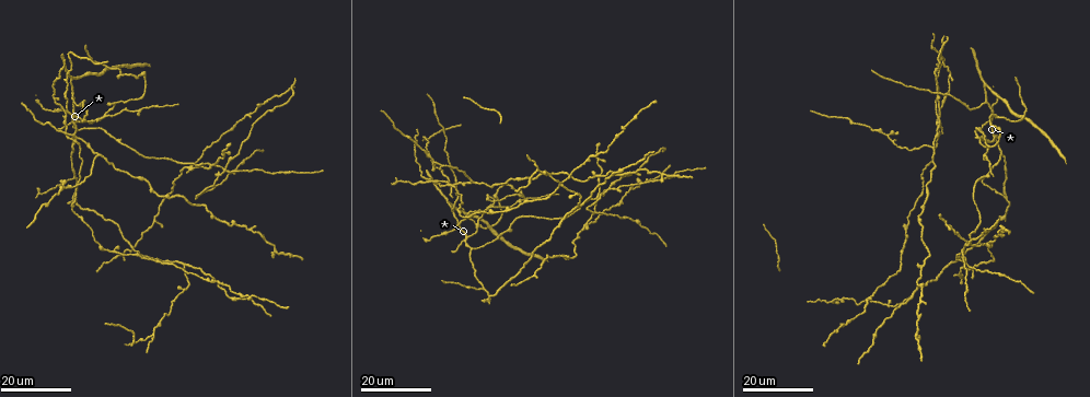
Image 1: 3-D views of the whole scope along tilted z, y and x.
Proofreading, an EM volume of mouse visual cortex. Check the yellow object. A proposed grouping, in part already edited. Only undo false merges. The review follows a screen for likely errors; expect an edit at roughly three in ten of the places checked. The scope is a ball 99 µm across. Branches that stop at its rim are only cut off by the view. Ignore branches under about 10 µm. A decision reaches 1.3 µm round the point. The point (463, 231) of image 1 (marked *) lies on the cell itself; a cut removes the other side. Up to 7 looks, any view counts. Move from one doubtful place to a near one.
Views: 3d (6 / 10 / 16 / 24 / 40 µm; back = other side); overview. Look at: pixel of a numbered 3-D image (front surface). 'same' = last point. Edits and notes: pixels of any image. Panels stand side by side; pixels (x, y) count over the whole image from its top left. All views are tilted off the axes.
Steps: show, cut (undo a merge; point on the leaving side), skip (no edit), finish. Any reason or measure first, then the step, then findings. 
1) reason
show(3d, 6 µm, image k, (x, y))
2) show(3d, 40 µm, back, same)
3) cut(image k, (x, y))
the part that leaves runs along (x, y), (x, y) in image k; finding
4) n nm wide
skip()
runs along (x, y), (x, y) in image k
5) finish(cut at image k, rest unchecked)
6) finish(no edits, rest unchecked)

small branch off a trunk
show(3d, 24 µm, image 1, (995, 135))

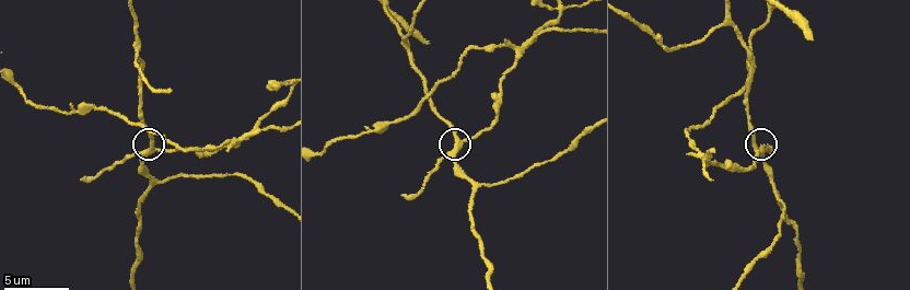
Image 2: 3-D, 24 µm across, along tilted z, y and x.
show(3d, 10 µm, image 2, (159, 150))

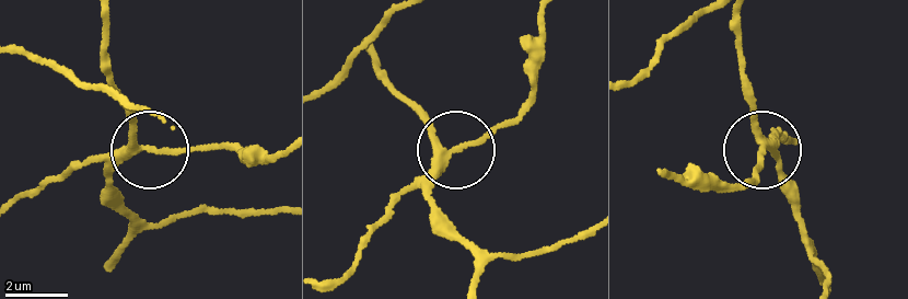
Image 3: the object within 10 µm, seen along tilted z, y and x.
3 arms
cut(image 3, (167, 149))
the part that leaves runs along (777, 142), (751, 180), (708, 186), (673, 174) in image 3; a second cell is stuck on

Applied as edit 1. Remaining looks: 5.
show(overview)

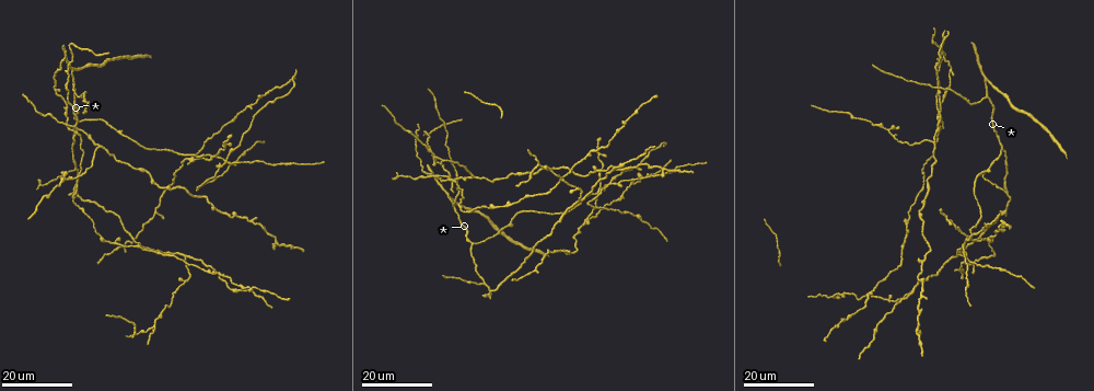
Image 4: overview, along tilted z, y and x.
a fork
show(3d, 16 µm, image 4, (998, 144))

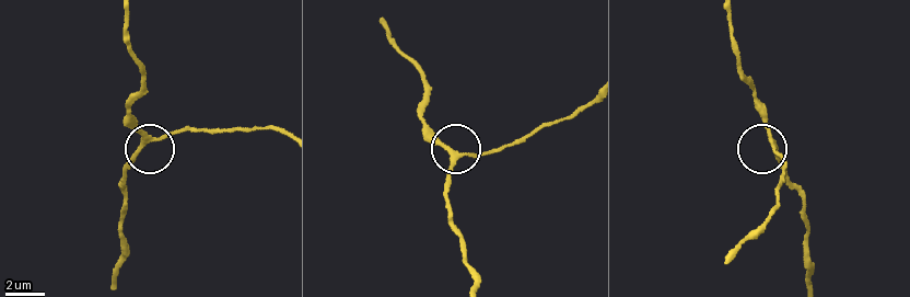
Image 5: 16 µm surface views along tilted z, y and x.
show(3d, 10 µm, image 5, (771, 146))

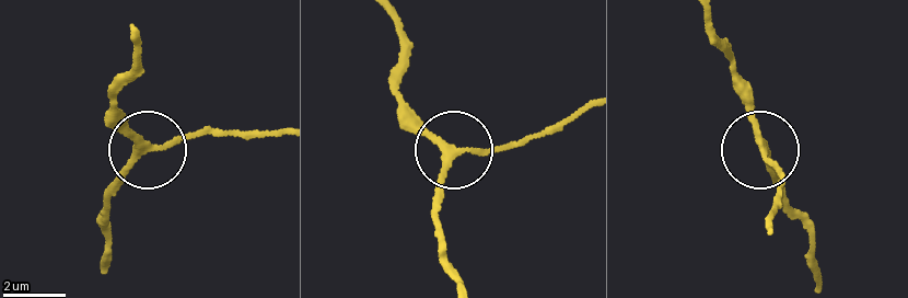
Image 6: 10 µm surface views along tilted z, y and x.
show(3d, 6 µm, image 6, (453, 154))

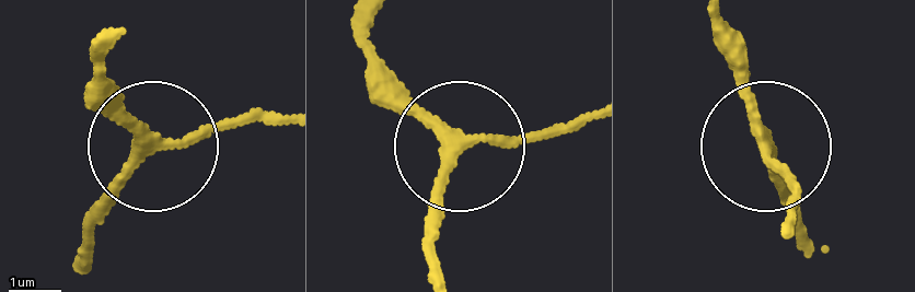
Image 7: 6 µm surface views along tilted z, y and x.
3 arms
skip()
runs along (710, 11), (796, 200) in image 7; continuous, no second cell

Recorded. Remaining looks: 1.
finish(cut at image 3, rest unchecked)

